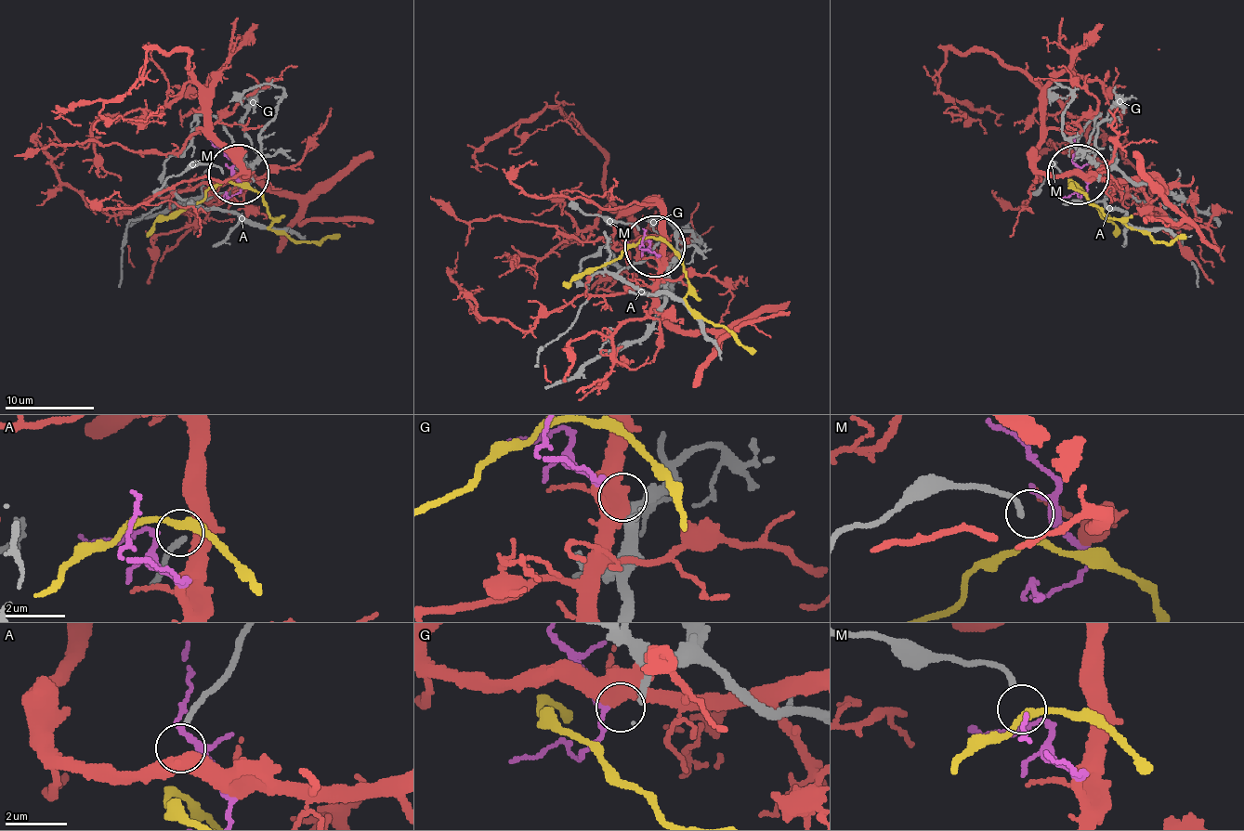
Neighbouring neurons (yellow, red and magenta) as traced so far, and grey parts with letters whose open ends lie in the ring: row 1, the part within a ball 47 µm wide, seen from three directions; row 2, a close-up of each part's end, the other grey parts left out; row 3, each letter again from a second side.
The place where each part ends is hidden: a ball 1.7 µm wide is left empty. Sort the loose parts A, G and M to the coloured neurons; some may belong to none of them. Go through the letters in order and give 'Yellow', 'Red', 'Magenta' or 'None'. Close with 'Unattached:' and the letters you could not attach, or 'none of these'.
A: None
G: Magenta
M: Yellow
Unattached: A

